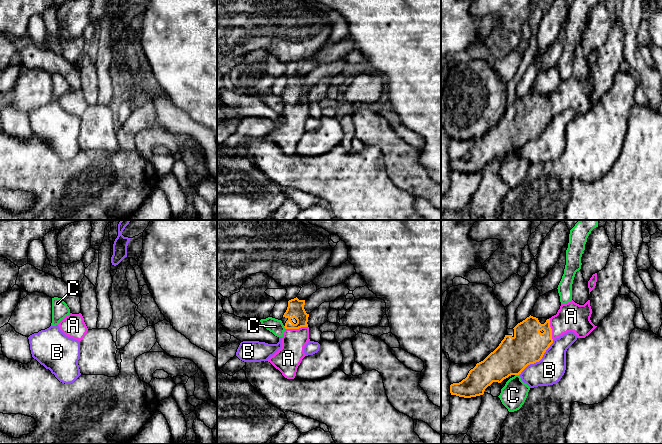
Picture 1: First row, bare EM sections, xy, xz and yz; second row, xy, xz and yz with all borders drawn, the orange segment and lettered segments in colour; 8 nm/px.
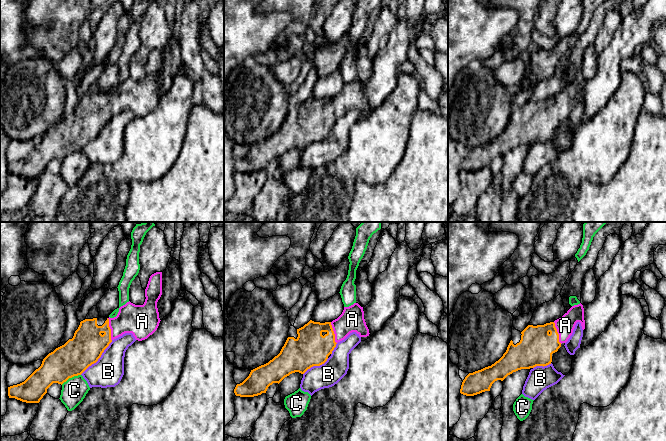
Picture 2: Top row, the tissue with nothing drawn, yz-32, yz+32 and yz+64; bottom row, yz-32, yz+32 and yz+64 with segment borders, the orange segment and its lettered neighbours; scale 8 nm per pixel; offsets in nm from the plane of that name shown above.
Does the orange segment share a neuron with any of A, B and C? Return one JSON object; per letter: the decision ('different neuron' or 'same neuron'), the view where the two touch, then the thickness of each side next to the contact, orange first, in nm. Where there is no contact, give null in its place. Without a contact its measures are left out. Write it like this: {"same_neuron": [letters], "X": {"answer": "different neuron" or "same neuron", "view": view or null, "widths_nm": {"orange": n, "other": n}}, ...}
{"same_neuron": ["A"], "A": {"answer": "same neuron", "view": "xz", "widths_nm": {"orange": 140, "other": 200}}, "B": {"answer": "different neuron", "view": "yz", "widths_nm": {"orange": 280, "other": 220}}, "C": {"answer": "different neuron", "view": "yz", "widths_nm": {"orange": 280, "other": 200}}}

